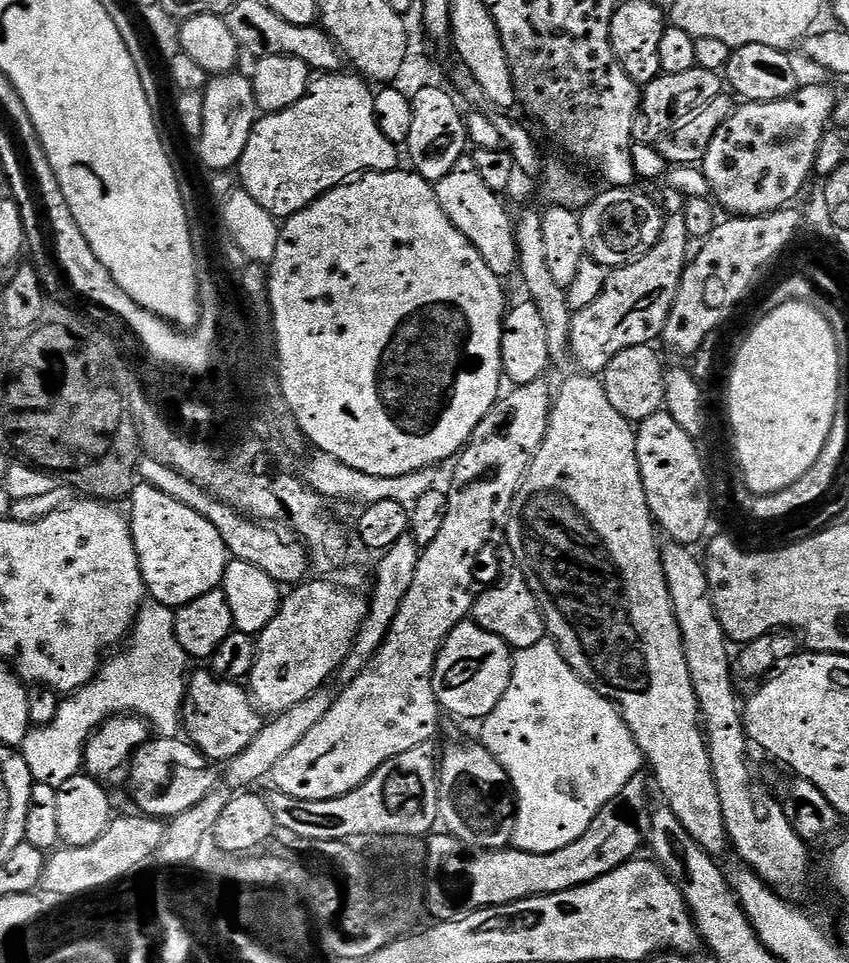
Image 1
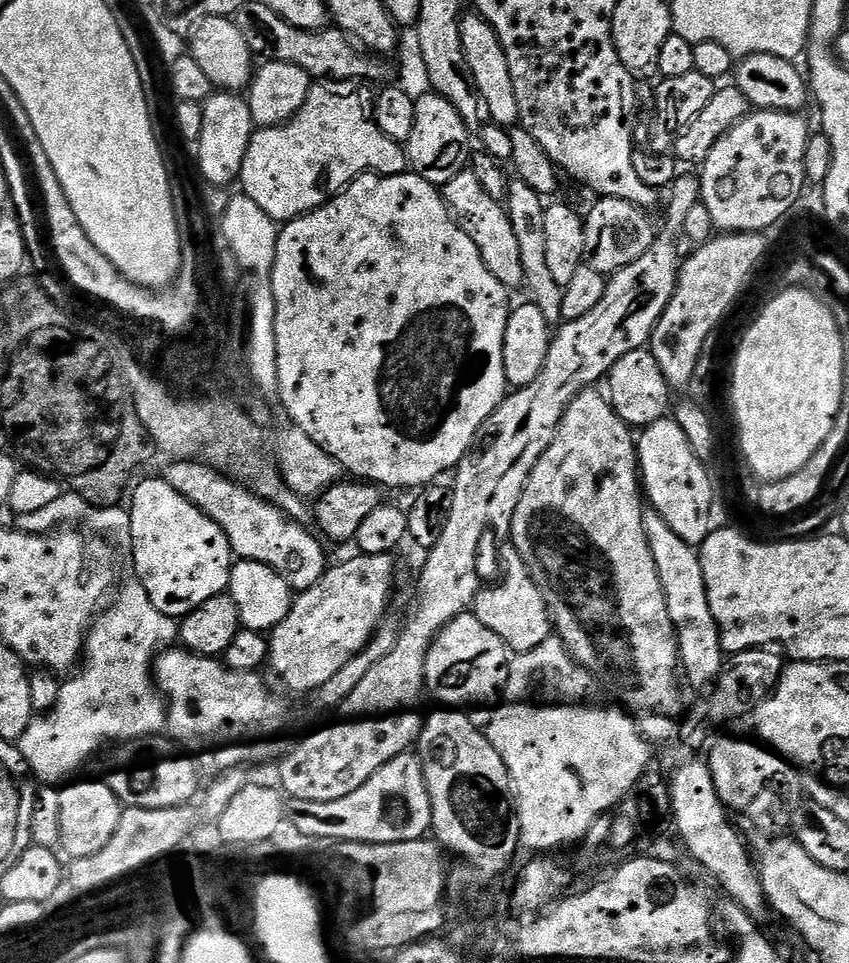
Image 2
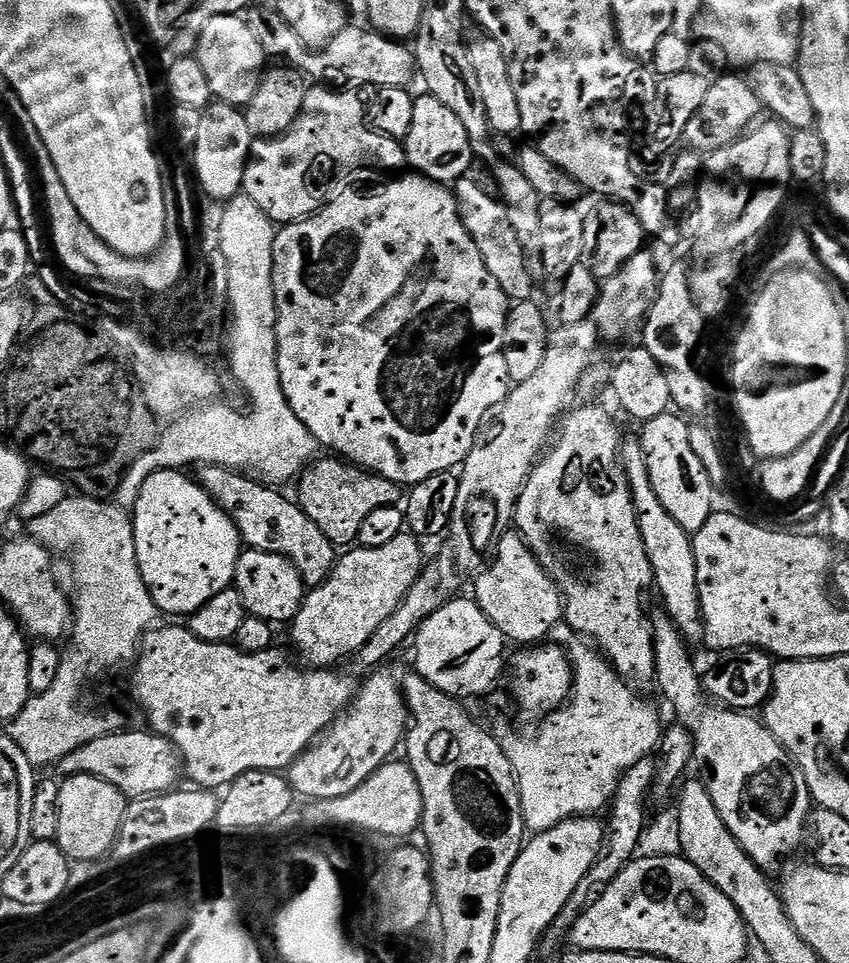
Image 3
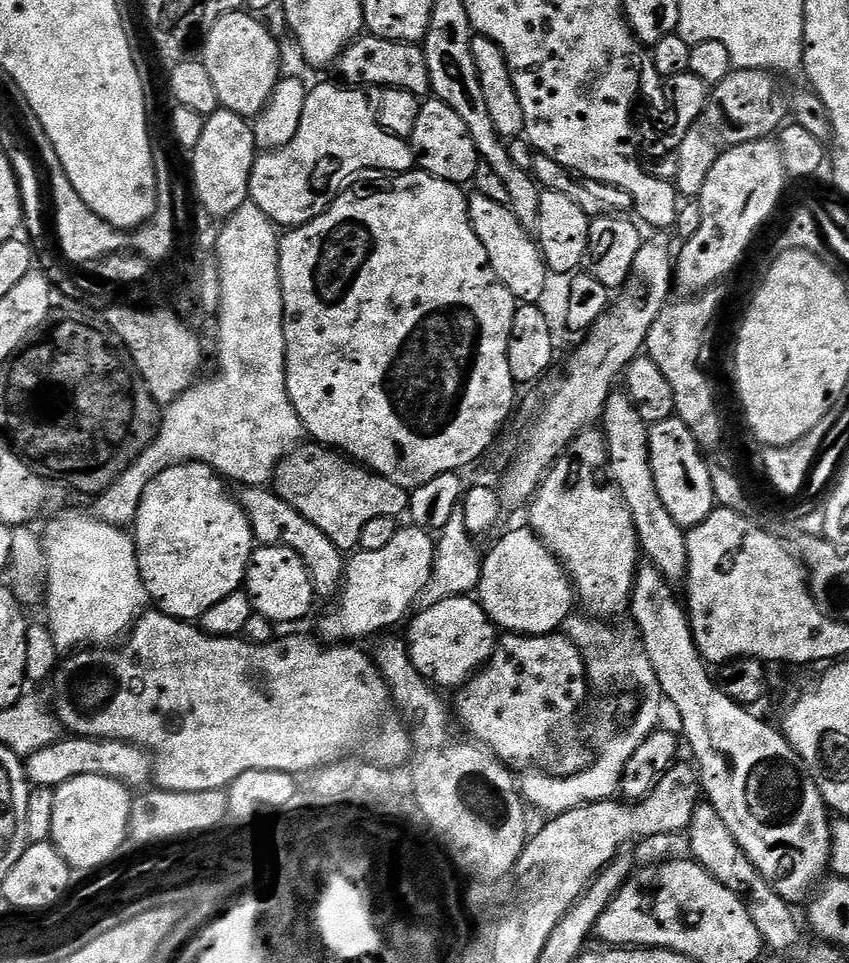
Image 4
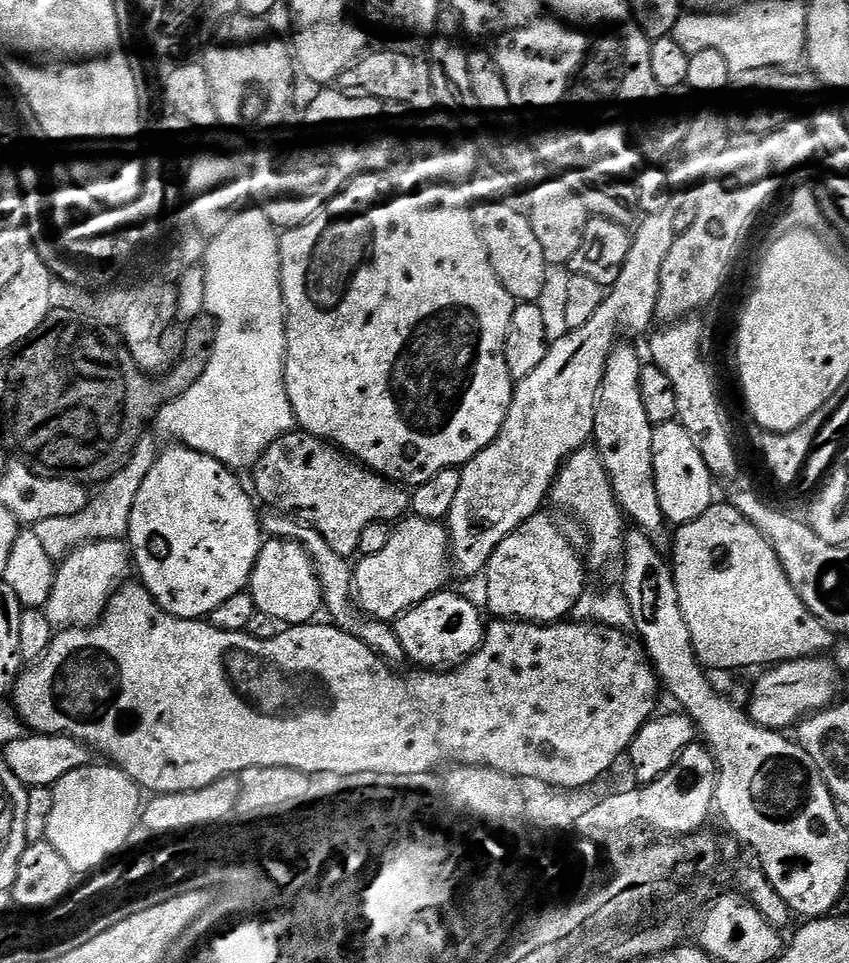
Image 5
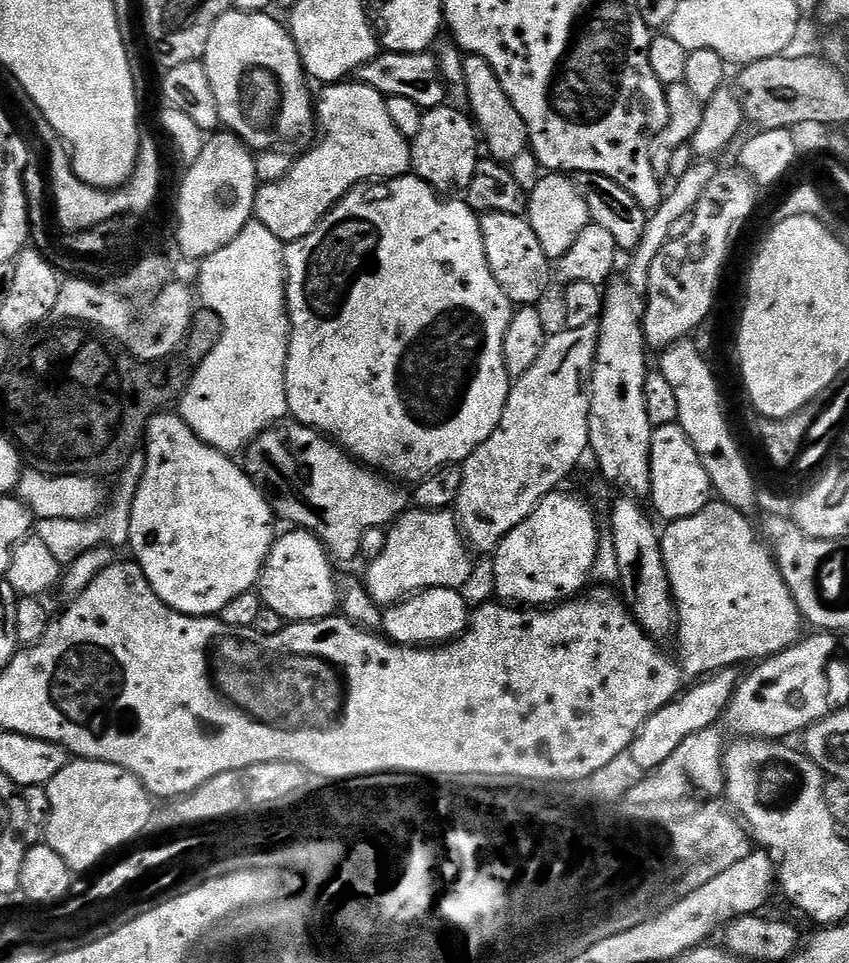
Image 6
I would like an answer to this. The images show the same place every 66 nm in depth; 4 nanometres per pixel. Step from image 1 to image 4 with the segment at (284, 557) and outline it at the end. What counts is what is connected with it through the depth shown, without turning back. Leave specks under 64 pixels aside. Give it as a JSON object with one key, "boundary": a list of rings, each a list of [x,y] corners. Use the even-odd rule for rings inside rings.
{"boundary":[[[245,487],[241,492],[243,493],[238,496],[238,503],[251,523],[253,539],[265,547],[281,543],[285,548],[294,550],[302,558],[310,574],[317,599],[335,599],[346,575],[346,558],[340,548],[334,546],[318,526],[302,518],[293,507],[277,496],[275,491],[263,487]]]}

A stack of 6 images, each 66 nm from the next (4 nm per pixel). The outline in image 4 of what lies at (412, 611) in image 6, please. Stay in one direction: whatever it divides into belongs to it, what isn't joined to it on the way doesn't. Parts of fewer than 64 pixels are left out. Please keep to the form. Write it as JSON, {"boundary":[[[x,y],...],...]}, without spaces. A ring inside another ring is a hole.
{"boundary":[[[471,595],[446,598],[429,608],[420,608],[411,620],[406,633],[409,657],[418,674],[441,689],[456,690],[467,684],[488,663],[496,648],[498,629]]]}

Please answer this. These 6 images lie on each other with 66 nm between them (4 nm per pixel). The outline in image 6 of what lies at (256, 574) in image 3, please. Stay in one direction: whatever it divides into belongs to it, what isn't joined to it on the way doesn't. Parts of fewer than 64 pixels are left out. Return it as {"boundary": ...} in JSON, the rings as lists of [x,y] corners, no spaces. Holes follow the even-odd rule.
{"boundary":[[[288,530],[285,534],[277,535],[267,562],[264,563],[264,571],[260,573],[258,595],[263,607],[274,610],[285,622],[303,622],[306,620],[325,620],[333,615],[341,603],[341,589],[338,587],[338,577],[332,569],[333,557],[327,548],[320,543],[317,536],[303,530]]]}

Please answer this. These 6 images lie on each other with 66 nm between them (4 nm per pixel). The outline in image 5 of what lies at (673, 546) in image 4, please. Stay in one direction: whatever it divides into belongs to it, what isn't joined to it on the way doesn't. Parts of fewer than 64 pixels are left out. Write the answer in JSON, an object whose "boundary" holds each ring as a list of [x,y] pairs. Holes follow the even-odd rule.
{"boundary":[[[617,346],[612,349],[606,362],[604,381],[600,384],[600,397],[596,399],[596,417],[594,418],[594,430],[592,440],[596,453],[602,458],[602,462],[612,479],[614,498],[618,502],[620,511],[629,521],[632,520],[637,529],[649,534],[657,534],[666,528],[666,521],[662,514],[662,506],[658,506],[658,486],[654,482],[654,446],[652,445],[652,429],[654,425],[650,418],[646,418],[646,406],[642,406],[642,390],[640,389],[640,370],[642,360],[636,357],[632,348]]]}

